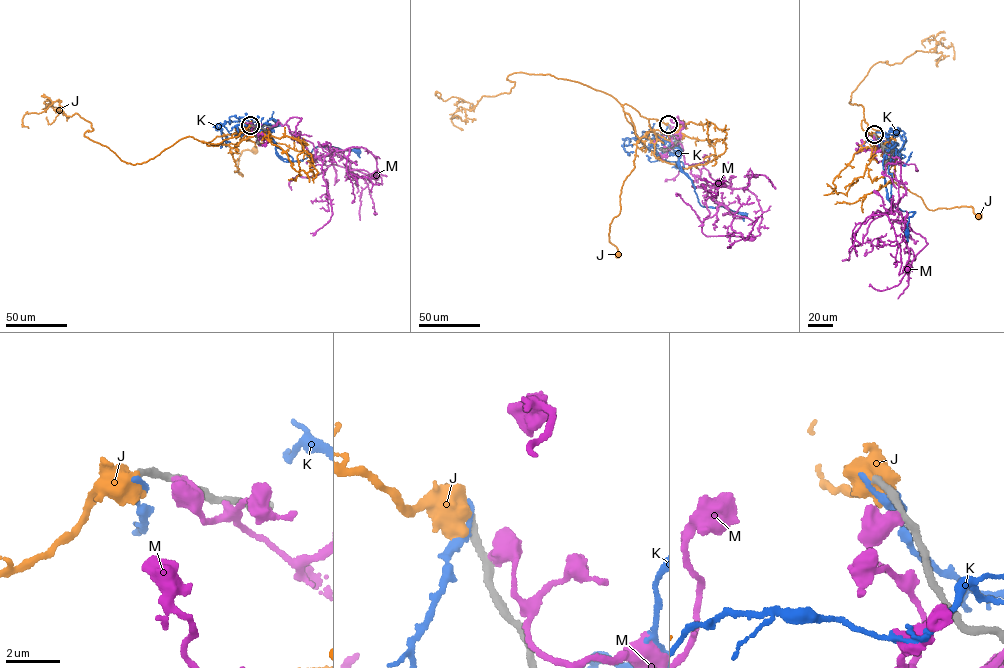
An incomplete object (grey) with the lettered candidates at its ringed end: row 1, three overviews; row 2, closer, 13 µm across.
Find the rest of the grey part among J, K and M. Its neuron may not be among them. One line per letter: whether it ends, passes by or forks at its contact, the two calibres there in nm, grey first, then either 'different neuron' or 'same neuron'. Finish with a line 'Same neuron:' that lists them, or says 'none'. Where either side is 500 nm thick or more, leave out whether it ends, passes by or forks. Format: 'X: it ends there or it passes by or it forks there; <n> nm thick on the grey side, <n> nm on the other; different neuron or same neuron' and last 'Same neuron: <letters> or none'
J: 280 nm thick on the grey side, 700 nm on the other; same neuron
K: it ends there; 280 nm thick on the grey side, 240 nm on the other; different neuron
M: 280 nm thick on the grey side, 500 nm on the other; different neuron
Same neuron: J

